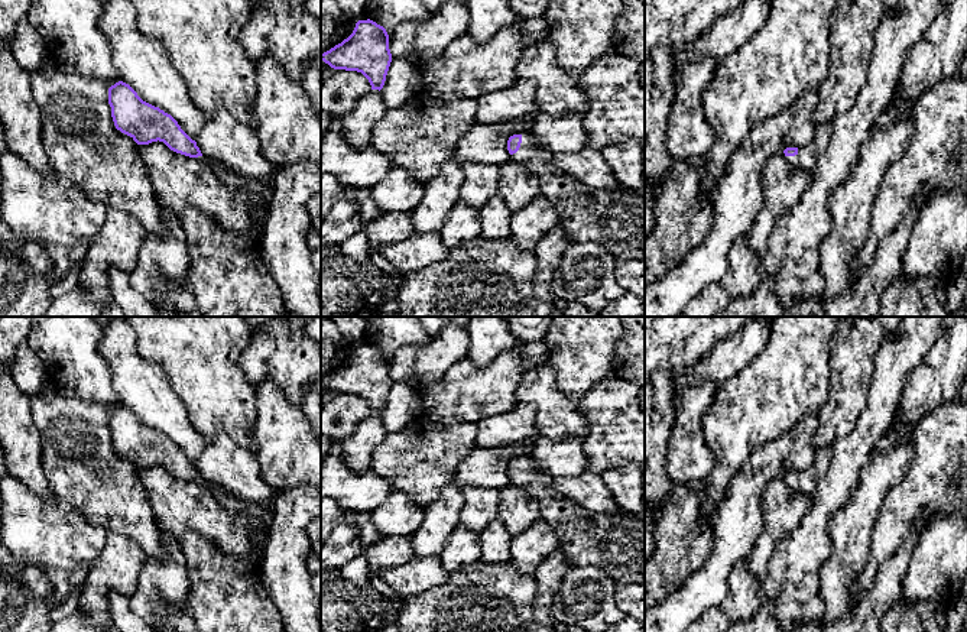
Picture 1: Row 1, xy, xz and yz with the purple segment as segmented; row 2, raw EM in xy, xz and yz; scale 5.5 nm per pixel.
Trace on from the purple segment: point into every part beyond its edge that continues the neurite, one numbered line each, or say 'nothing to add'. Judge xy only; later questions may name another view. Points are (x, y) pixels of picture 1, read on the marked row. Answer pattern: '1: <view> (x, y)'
1: xy (265, 190)

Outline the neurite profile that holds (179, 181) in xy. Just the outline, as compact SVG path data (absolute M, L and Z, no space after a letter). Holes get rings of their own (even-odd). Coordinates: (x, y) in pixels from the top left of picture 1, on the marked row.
M163 142L139 145L159 205L181 221L188 207L199 210L225 231L260 247L257 213L263 198L231 191L210 163L171 150Z

